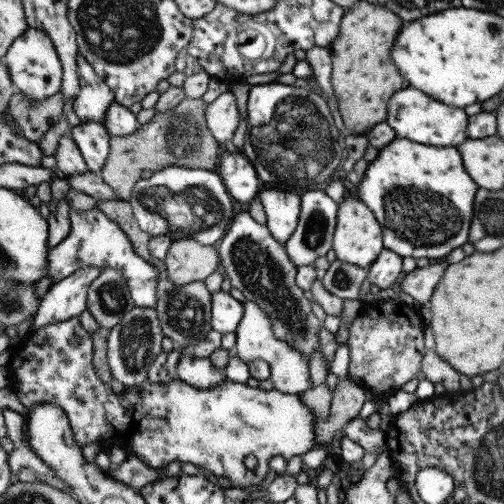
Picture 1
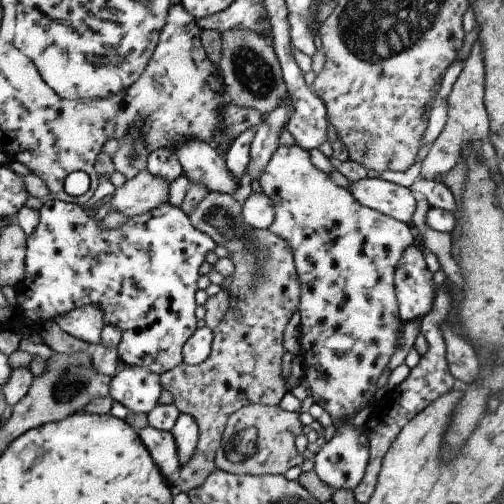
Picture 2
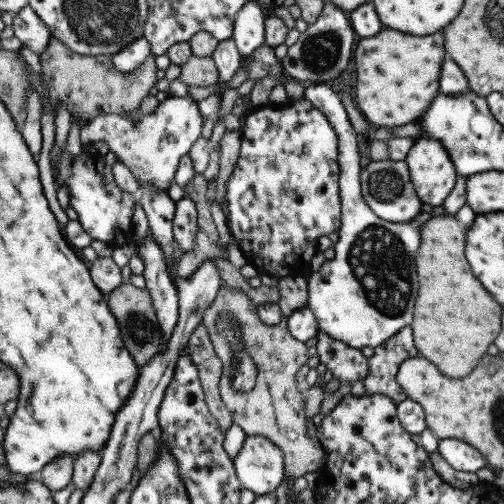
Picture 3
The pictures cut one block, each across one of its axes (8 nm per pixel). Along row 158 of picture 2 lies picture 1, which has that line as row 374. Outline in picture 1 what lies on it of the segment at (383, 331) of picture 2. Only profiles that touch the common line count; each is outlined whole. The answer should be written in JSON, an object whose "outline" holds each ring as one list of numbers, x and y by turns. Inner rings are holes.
{"outline":[[245,302,245,318,239,324,239,330,235,332,237,336,237,348,235,354,243,358,245,362,255,362,255,360,267,360,271,364,271,380,275,384,275,390,281,390,285,394,303,394,305,390,311,390,311,374,309,374,309,360,305,358,303,350,291,346,291,342,281,340,275,334,275,322,273,318,259,306,259,302]]}

